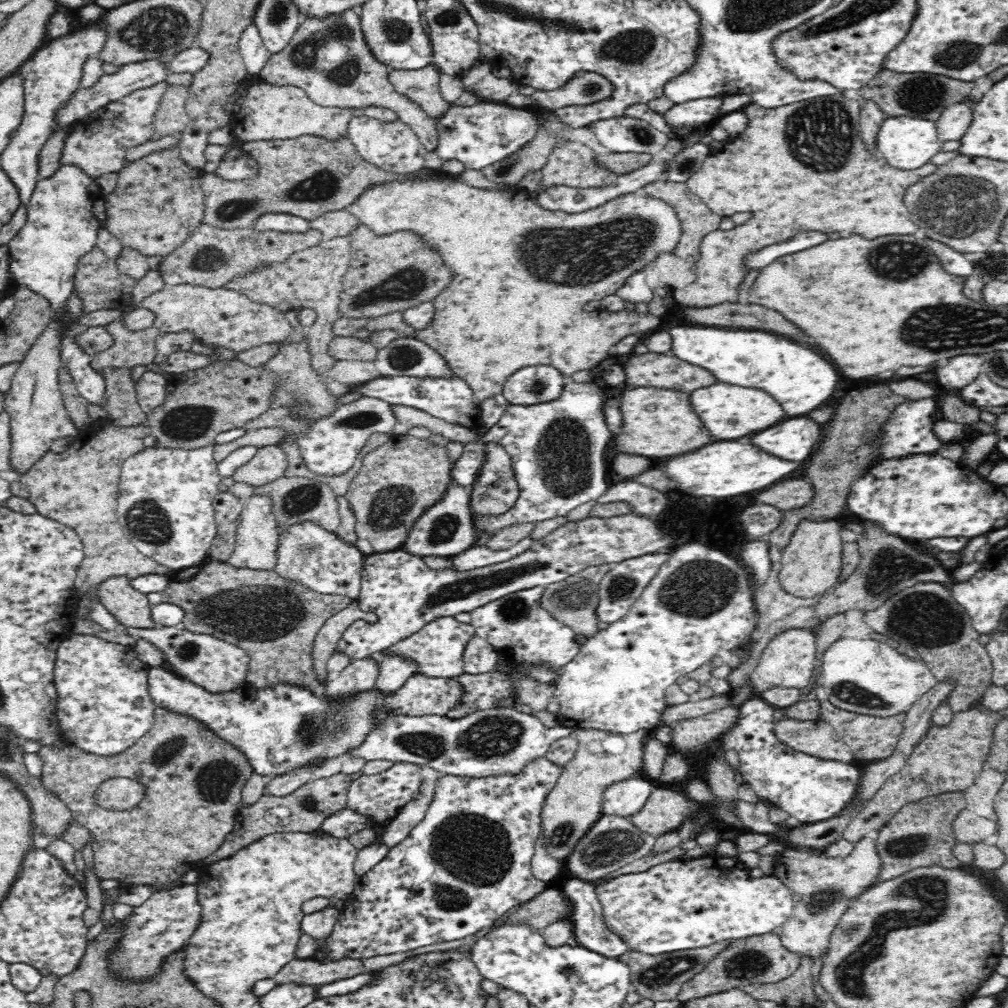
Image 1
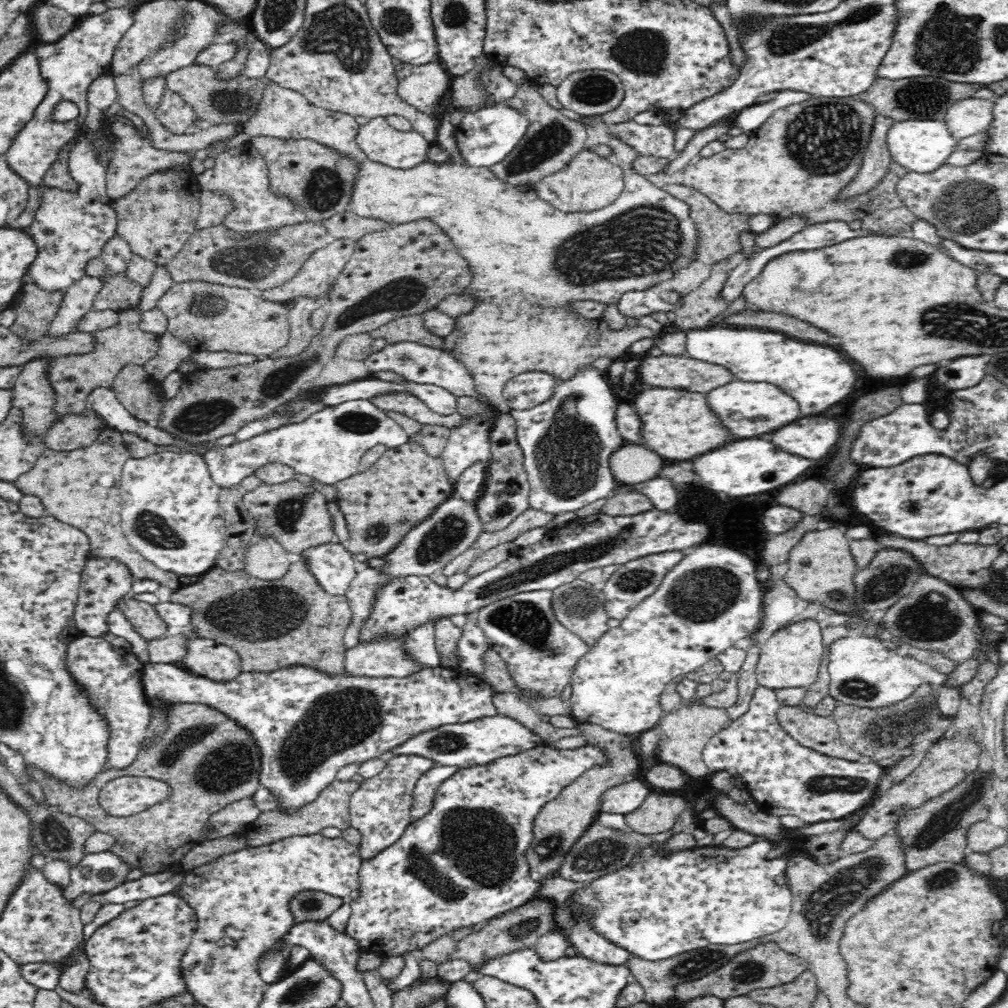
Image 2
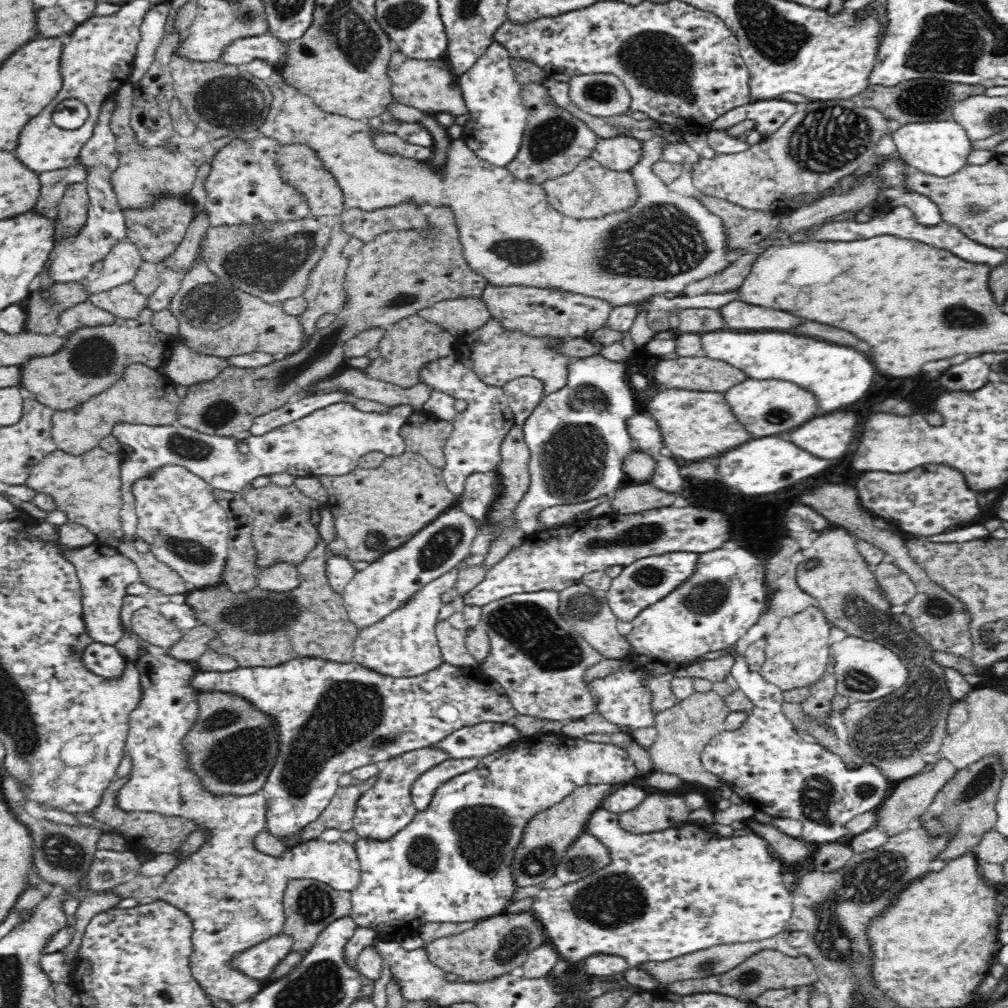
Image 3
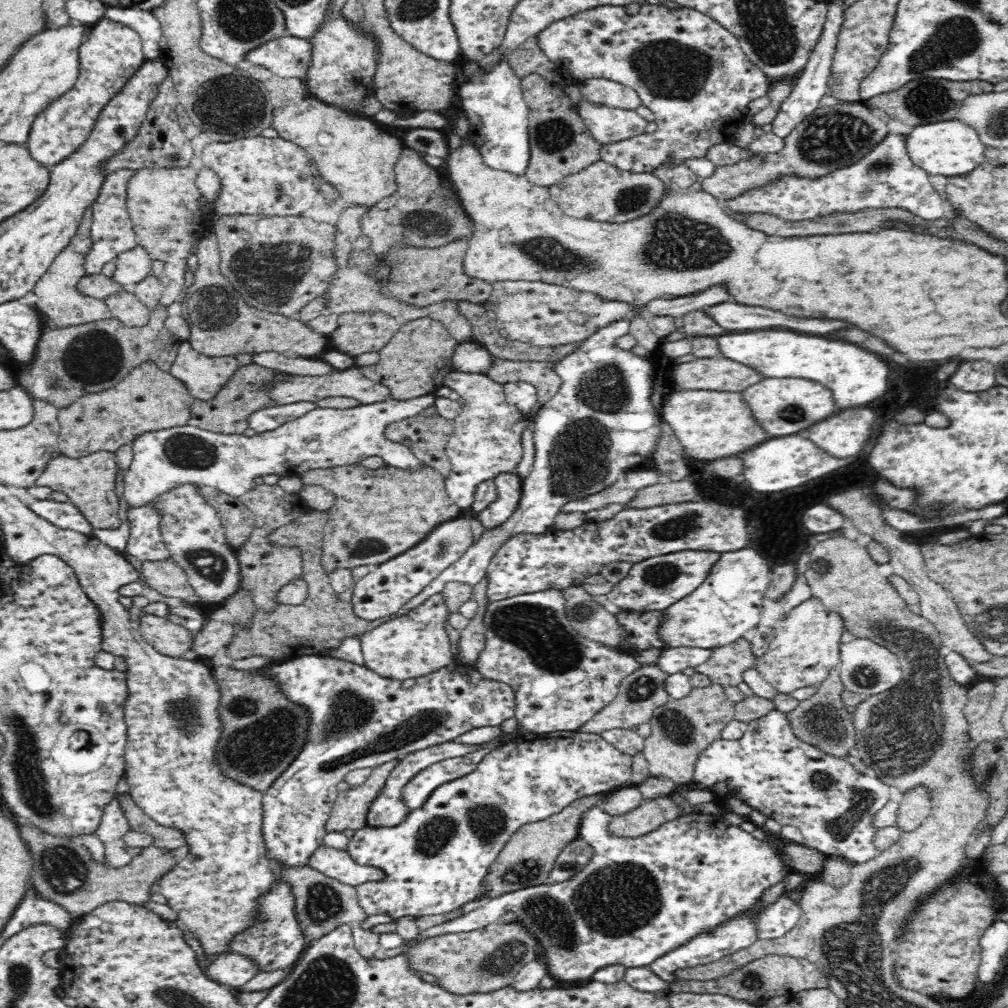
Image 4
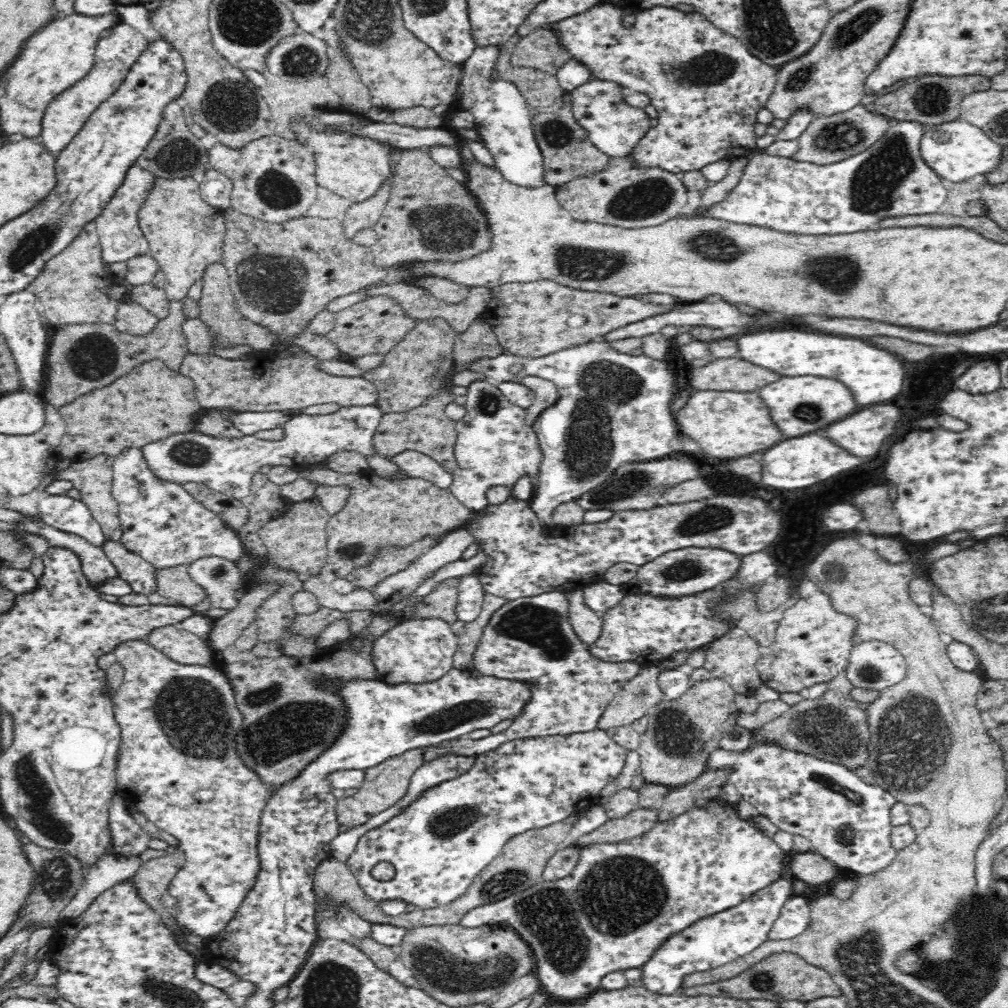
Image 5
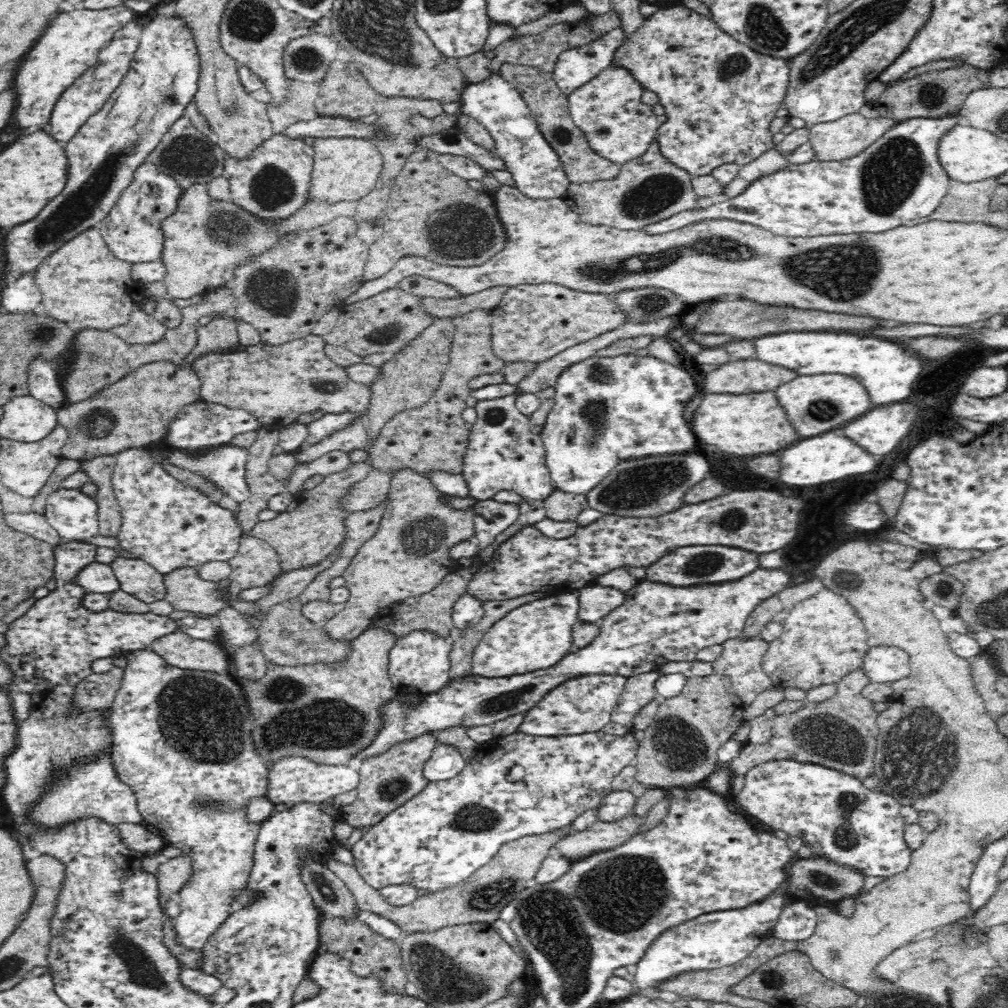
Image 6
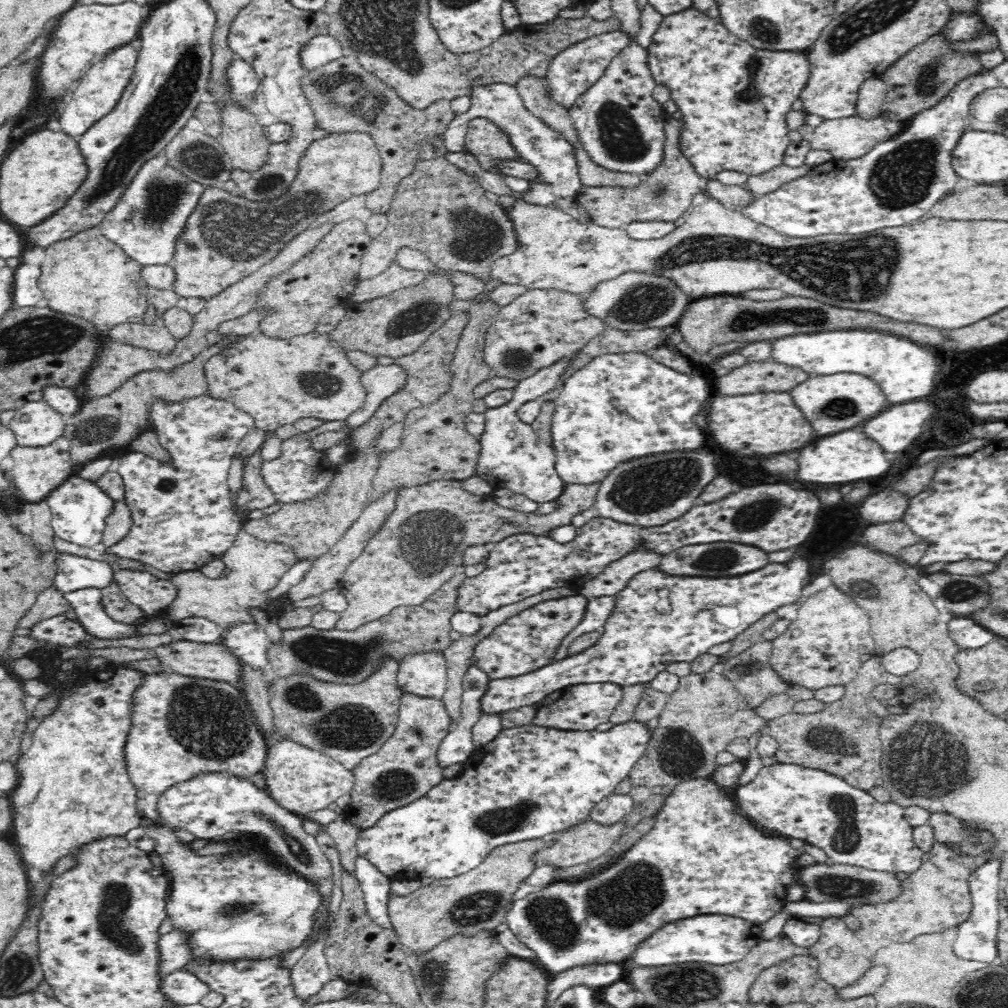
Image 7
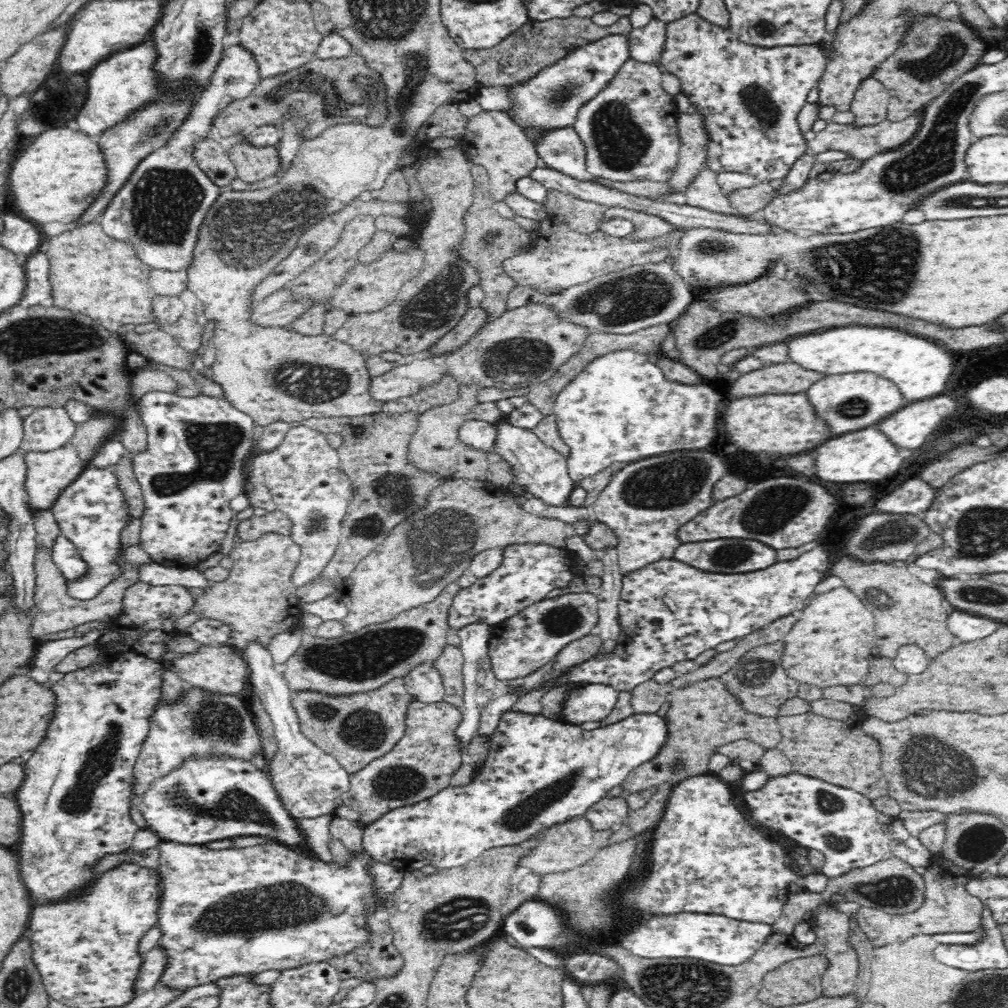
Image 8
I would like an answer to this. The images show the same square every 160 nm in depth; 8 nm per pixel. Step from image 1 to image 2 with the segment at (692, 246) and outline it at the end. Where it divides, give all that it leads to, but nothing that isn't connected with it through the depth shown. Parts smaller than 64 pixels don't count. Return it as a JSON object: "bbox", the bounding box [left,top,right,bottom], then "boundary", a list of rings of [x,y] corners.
{"bbox":[663,184,754,266],"boundary":[[[670,184],[664,186],[663,189],[674,198],[683,200],[690,206],[690,216],[694,219],[698,233],[700,233],[700,246],[698,246],[698,261],[700,263],[713,266],[715,263],[720,263],[734,254],[743,252],[742,236],[754,233],[749,225],[750,214],[726,212],[711,198],[684,184]]]}

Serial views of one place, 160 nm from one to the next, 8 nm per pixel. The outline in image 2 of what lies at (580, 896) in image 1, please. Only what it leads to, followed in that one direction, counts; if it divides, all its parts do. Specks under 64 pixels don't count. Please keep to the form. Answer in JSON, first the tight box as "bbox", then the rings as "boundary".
{"bbox":[567,923,631,965],"boundary":[[[586,923],[574,925],[567,935],[569,945],[578,950],[578,954],[596,963],[610,965],[626,965],[631,954],[612,944],[612,941],[594,933]]]}

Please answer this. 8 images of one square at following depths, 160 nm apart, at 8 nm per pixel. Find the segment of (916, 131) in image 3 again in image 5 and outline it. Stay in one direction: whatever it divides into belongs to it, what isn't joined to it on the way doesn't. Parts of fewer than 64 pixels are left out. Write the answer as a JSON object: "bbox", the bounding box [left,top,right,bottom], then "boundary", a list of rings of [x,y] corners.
{"bbox":[920,120,1004,182],"boundary":[[[964,120],[948,121],[939,125],[926,125],[920,143],[920,154],[941,178],[952,182],[976,182],[992,172],[1002,160],[1004,146],[994,142],[981,128]]]}

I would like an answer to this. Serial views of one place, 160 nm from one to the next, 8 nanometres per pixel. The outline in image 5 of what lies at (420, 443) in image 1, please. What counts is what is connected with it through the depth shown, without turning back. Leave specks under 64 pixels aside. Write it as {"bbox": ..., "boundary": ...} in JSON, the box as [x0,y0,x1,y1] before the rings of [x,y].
{"bbox":[299,468,473,612],"boundary":[[[370,468],[348,474],[330,469],[302,470],[299,476],[318,485],[351,486],[351,495],[347,498],[344,510],[332,515],[327,524],[327,561],[318,574],[302,583],[302,590],[314,594],[322,607],[340,612],[374,612],[379,600],[370,591],[355,588],[350,594],[338,594],[331,584],[336,579],[346,578],[354,568],[368,564],[370,556],[374,556],[380,546],[408,546],[422,536],[449,532],[469,522],[473,514],[450,490],[442,490],[424,479],[384,479]]]}

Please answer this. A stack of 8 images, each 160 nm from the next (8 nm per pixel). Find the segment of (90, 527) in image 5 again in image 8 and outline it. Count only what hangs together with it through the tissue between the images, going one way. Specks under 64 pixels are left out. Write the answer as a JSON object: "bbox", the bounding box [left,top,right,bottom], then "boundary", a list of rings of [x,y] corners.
{"bbox":[51,463,132,600],"boundary":[[[88,463],[80,476],[62,491],[51,512],[58,521],[61,534],[75,544],[80,559],[88,565],[86,574],[78,579],[66,580],[67,593],[73,599],[90,600],[116,577],[123,575],[118,563],[123,551],[121,534],[132,516],[118,482],[115,465],[98,468]]]}

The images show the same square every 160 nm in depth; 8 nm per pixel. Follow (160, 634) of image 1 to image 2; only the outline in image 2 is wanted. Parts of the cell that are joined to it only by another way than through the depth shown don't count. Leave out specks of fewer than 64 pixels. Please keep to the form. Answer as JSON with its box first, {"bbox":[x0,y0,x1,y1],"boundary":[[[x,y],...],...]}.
{"bbox":[183,637,243,682],"boundary":[[[202,637],[187,642],[187,655],[183,662],[188,671],[218,682],[234,680],[243,672],[242,661],[234,649]]]}

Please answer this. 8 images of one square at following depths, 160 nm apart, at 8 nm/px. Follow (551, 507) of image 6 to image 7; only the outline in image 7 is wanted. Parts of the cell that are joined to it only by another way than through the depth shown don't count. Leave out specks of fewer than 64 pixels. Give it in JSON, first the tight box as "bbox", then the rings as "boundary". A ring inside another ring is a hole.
{"bbox":[336,479,601,631],"boundary":[[[442,479],[432,481],[428,484],[406,487],[399,492],[394,512],[390,518],[382,525],[382,528],[370,539],[362,554],[353,560],[346,568],[344,576],[340,582],[340,591],[346,597],[347,607],[339,614],[336,626],[340,630],[351,631],[363,624],[368,624],[373,620],[381,619],[390,614],[396,607],[413,607],[421,605],[446,584],[451,576],[458,573],[463,568],[463,554],[472,545],[492,546],[498,541],[515,534],[532,534],[551,538],[551,530],[559,526],[570,525],[576,514],[590,508],[595,504],[596,495],[600,488],[601,481],[592,484],[566,484],[563,493],[557,498],[560,502],[559,508],[546,515],[517,512],[504,508],[494,502],[492,496],[474,494],[463,487],[461,480]],[[438,510],[448,512],[446,516],[438,516],[436,520],[426,520],[426,522],[416,522],[418,526],[410,528],[404,522],[412,518],[416,512],[434,512]]]}

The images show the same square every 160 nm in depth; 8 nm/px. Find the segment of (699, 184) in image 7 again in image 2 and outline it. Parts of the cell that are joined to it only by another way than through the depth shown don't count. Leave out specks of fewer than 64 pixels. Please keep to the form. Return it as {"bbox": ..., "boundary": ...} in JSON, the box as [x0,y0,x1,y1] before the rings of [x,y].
{"bbox":[532,150,623,213],"boundary":[[[589,150],[574,155],[564,169],[545,176],[532,185],[537,195],[562,212],[589,213],[612,204],[623,191],[623,170],[608,159],[602,159]]]}

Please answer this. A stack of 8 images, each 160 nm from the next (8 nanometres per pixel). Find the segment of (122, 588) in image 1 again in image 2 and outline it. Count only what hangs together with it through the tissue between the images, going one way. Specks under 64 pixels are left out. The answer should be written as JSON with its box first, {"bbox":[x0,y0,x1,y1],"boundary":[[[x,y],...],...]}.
{"bbox":[117,597,167,641],"boundary":[[[131,597],[121,600],[117,607],[125,614],[127,620],[132,623],[134,630],[147,641],[164,637],[167,625],[160,618],[153,605]]]}

